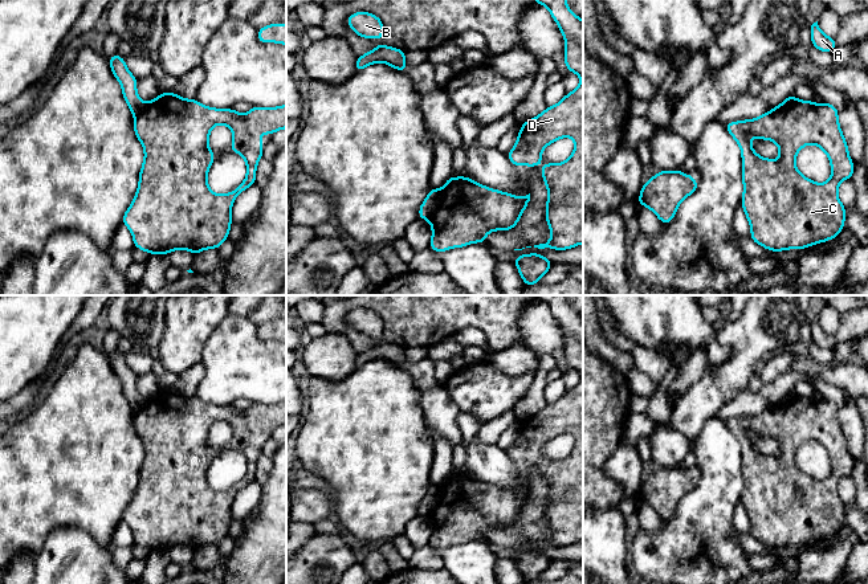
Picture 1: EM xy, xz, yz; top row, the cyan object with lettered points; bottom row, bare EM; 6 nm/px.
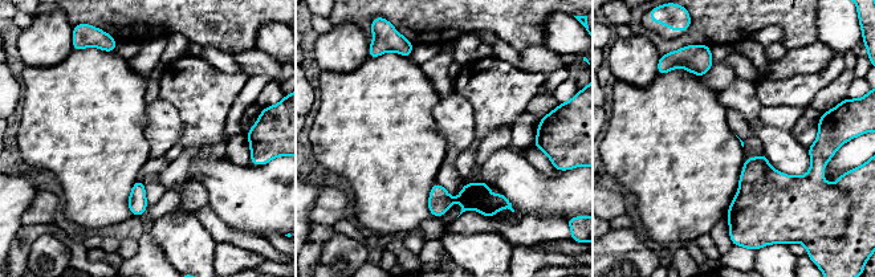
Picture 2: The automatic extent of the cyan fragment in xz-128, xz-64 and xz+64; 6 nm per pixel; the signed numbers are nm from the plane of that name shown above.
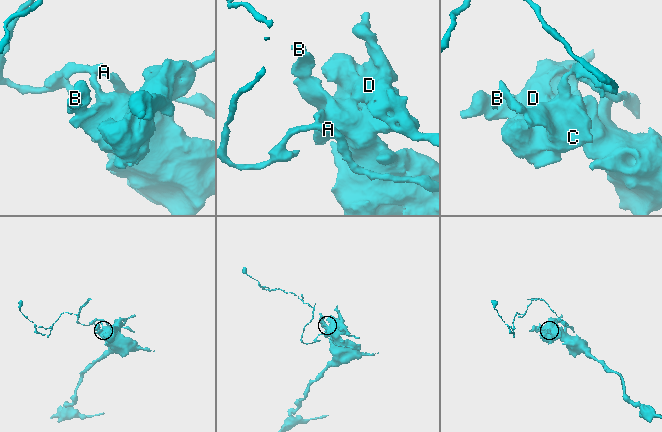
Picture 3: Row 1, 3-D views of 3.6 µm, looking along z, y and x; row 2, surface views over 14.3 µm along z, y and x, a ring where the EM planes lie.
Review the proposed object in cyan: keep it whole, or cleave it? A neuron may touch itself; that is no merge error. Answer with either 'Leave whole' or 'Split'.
Split

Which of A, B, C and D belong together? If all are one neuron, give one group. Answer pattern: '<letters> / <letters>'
A / B C D

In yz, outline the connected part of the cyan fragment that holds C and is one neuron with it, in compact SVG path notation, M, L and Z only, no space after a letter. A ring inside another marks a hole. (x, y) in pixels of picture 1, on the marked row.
M795 101L777 106L769 113L747 121L729 122L728 132L737 140L742 154L742 208L751 228L750 238L771 250L804 249L835 238L845 221L845 207L838 197L839 184L852 179L853 162L839 126L839 110L832 105ZM749 136L773 140L779 147L778 160L765 159L754 152ZM818 144L828 156L832 176L823 184L804 177L795 166L798 151Z

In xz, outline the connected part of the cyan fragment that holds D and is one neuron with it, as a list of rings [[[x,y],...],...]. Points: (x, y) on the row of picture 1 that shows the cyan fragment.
[[[534,0],[546,5],[554,21],[558,24],[565,37],[565,62],[566,70],[574,72],[580,77],[579,86],[567,93],[555,106],[549,106],[535,118],[521,124],[515,146],[506,155],[515,166],[537,167],[541,163],[543,148],[550,143],[569,136],[575,142],[571,156],[558,164],[545,163],[542,177],[547,187],[546,221],[551,232],[551,240],[534,245],[534,248],[551,248],[557,250],[571,249],[583,244],[583,21],[574,15],[566,4],[566,0]]]

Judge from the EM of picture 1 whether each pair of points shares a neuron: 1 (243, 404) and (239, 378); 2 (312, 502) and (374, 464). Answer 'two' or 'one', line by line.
1: two
2: two

